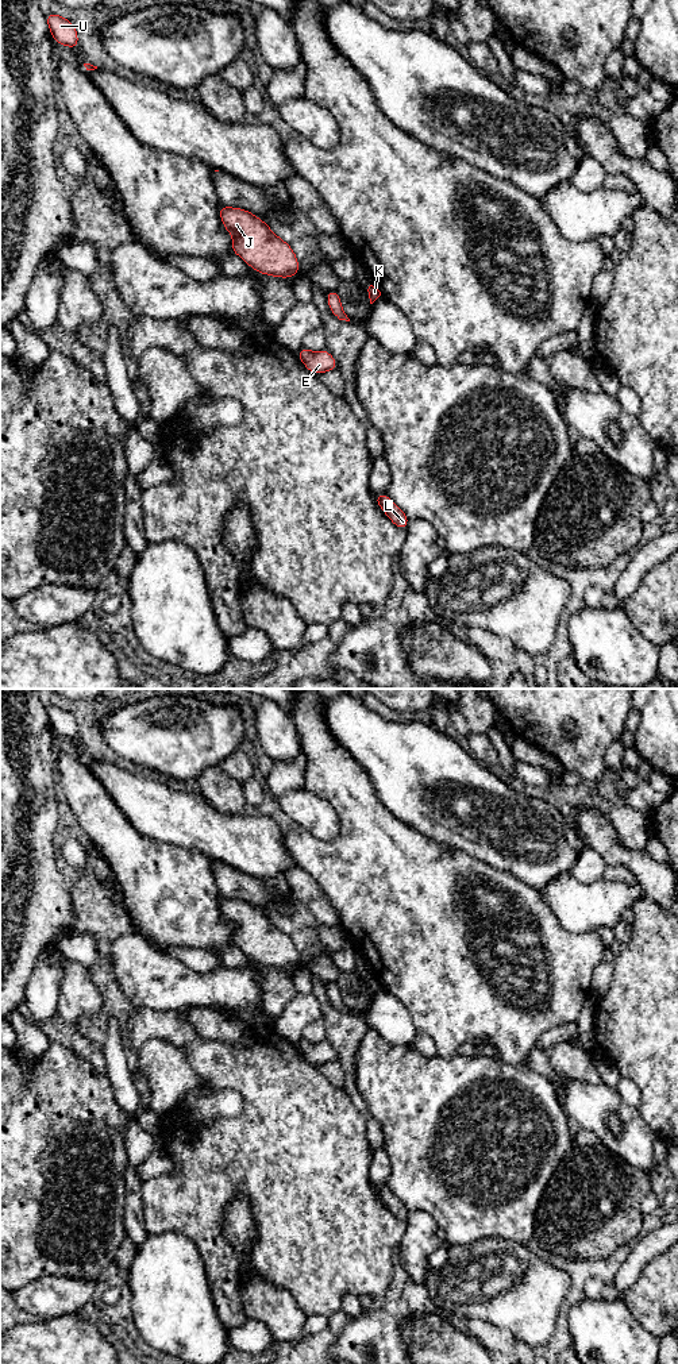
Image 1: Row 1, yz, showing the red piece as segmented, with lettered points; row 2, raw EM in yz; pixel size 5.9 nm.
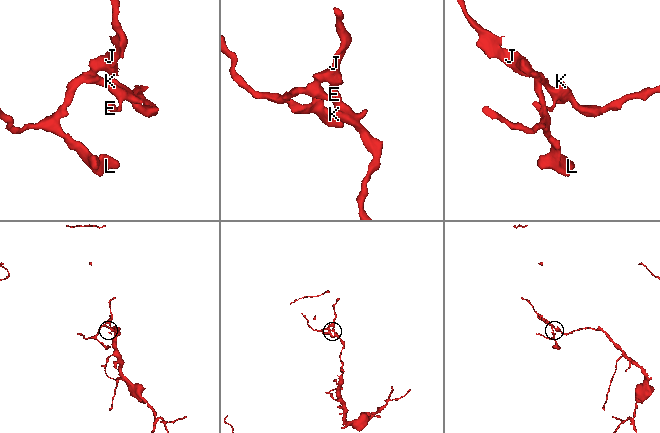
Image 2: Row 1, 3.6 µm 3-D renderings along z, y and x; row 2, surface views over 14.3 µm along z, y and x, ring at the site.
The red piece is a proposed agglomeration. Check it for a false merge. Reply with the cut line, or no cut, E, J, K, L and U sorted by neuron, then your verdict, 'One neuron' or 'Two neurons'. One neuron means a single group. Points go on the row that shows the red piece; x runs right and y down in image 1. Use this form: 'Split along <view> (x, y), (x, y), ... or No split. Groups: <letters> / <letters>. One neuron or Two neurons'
No split. Groups: E J K L U. One neuron

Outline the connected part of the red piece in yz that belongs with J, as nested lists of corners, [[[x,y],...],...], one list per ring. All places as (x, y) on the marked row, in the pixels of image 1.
[[[220,205],[219,213],[224,228],[232,235],[232,253],[250,267],[281,278],[298,274],[294,251],[263,220],[243,208]]]

